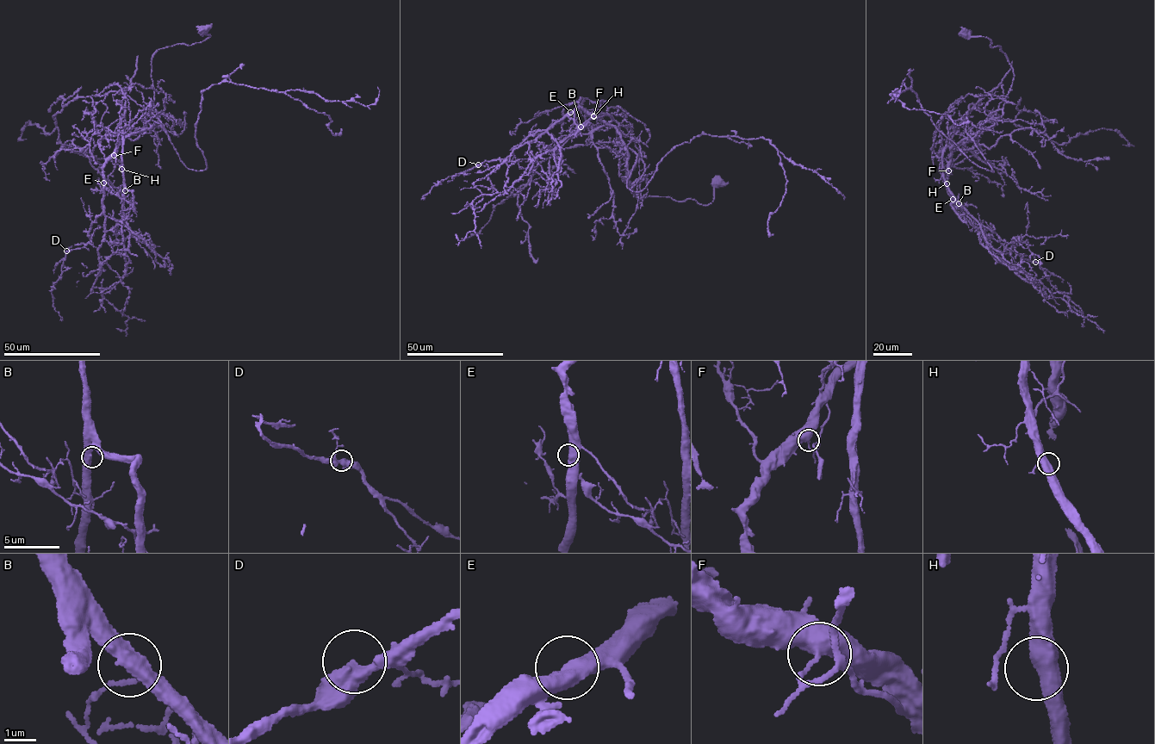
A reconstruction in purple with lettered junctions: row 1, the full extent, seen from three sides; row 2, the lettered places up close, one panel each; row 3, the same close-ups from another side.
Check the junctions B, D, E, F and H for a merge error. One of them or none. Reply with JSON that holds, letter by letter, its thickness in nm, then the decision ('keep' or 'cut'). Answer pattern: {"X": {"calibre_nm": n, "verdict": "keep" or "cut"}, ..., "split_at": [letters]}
{"B": {"calibre_nm": 480, "verdict": "keep"}, "D": {"calibre_nm": 550, "verdict": "keep"}, "E": {"calibre_nm": 500, "verdict": "keep"}, "F": {"calibre_nm": 480, "verdict": "cut"}, "H": {"calibre_nm": 500, "verdict": "keep"}, "split_at": ["F"]}

